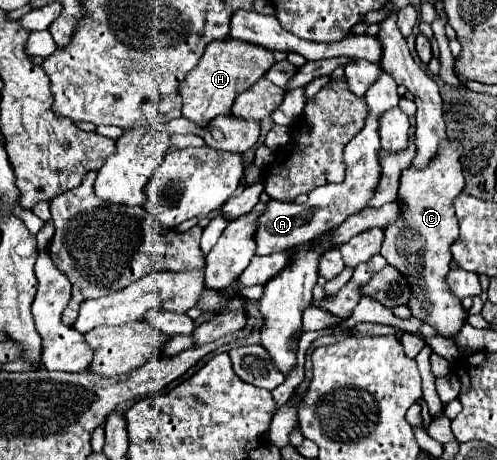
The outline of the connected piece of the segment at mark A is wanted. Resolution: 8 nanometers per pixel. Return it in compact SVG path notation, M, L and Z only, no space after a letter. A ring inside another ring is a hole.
M381 73L373 85L367 89L365 93L367 99L367 107L369 107L369 117L365 123L365 129L347 145L345 151L345 165L347 165L347 175L345 181L335 185L323 185L317 187L309 193L309 201L303 205L295 205L295 203L279 203L279 201L269 201L265 211L259 215L257 219L257 229L255 229L255 255L271 255L277 251L289 251L293 247L299 247L303 243L313 241L315 237L319 237L321 233L329 231L331 227L339 225L345 221L345 217L349 217L351 213L357 213L359 209L363 209L367 205L367 201L371 199L371 193L375 191L375 185L379 183L379 113L385 113L387 109L395 107L399 103L399 95L397 95L397 83L389 73Z

